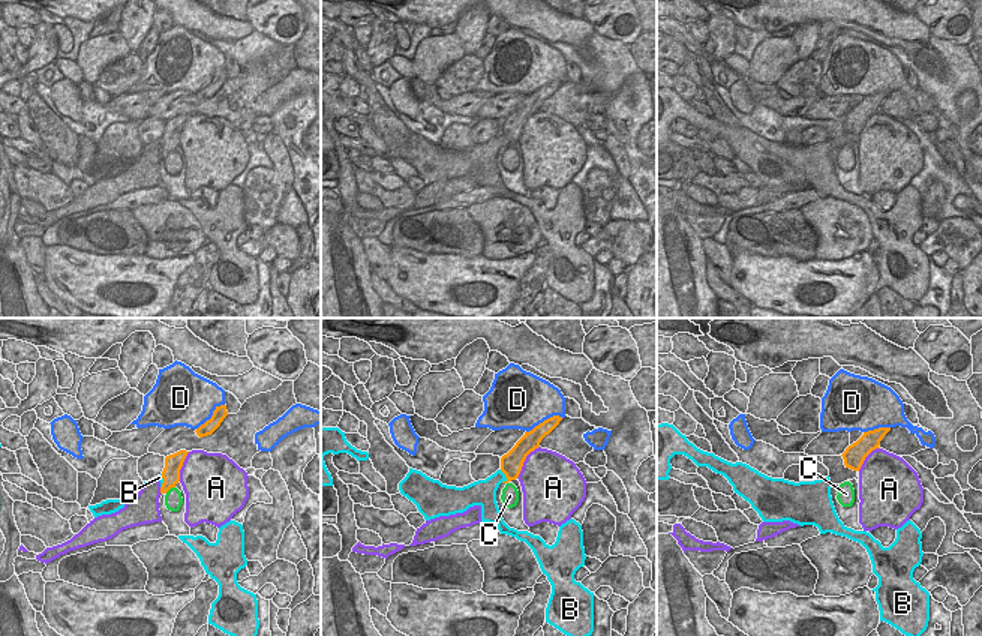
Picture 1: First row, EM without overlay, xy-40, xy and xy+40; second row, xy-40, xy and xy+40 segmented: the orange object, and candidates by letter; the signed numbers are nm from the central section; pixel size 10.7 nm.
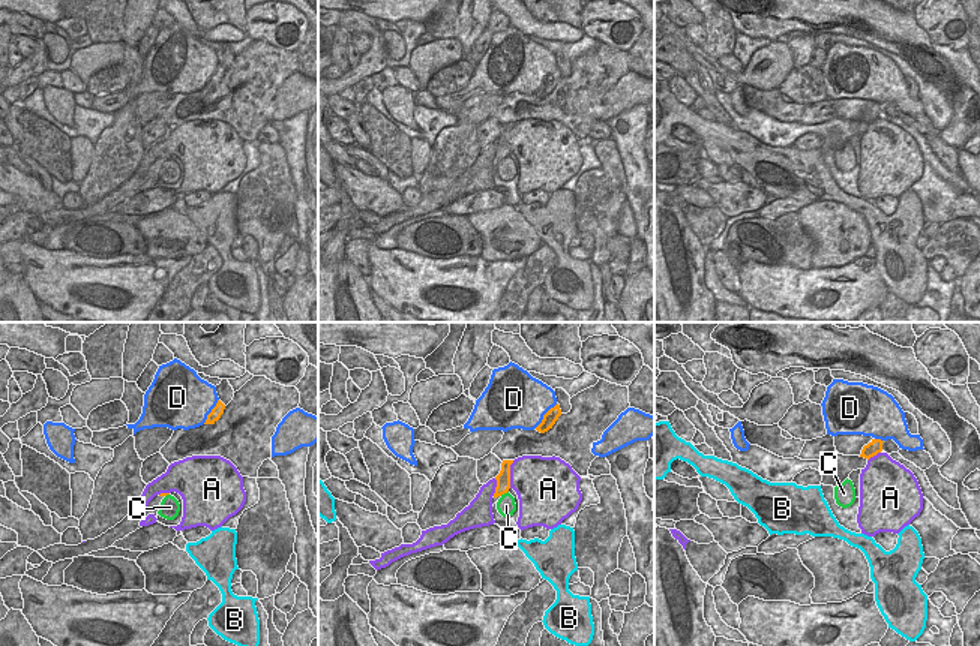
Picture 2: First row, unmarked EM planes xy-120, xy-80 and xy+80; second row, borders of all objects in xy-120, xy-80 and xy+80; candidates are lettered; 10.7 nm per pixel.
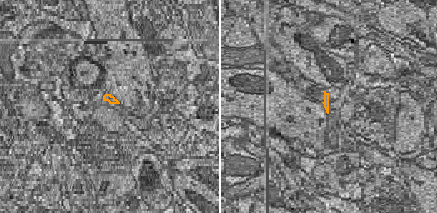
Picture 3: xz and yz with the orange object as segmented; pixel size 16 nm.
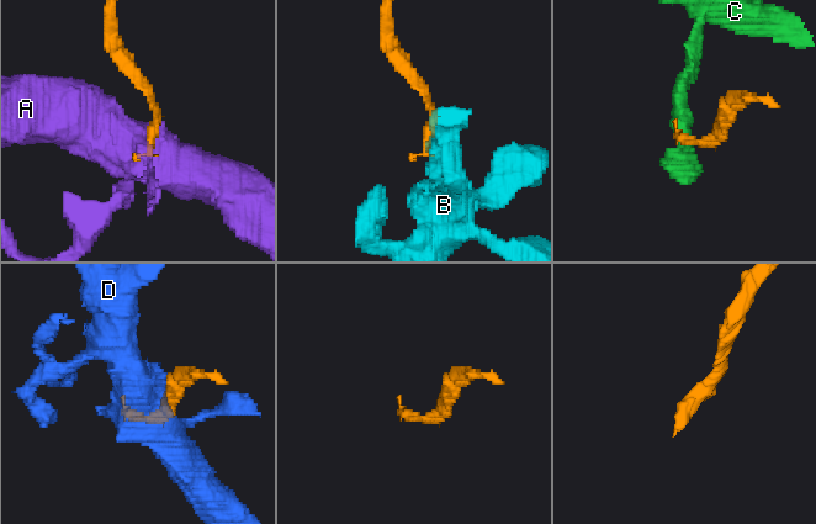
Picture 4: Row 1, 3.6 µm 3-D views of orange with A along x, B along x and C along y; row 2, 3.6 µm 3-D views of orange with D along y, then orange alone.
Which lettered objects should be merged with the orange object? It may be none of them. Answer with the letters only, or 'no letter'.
no letter

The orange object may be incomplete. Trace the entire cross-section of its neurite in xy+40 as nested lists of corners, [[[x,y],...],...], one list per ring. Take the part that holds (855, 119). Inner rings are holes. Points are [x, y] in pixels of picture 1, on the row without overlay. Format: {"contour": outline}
{"contour": [[[879,92],[874,94],[864,96],[864,99],[849,110],[841,118],[844,123],[846,132],[859,135],[865,122],[876,112],[880,112],[880,105],[891,94],[891,92]]]}

